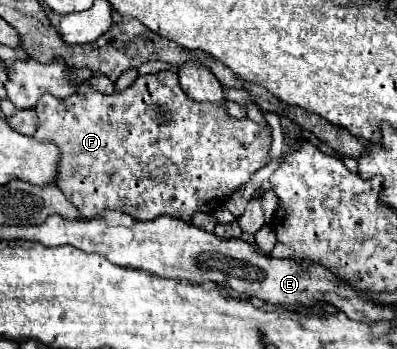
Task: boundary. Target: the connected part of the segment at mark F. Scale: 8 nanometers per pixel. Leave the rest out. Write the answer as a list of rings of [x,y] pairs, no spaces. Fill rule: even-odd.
[[[175,71],[141,75],[131,87],[111,95],[91,89],[57,99],[45,93],[39,97],[35,111],[39,125],[33,137],[59,147],[61,159],[55,183],[85,219],[99,217],[103,211],[113,209],[139,221],[169,215],[191,223],[191,217],[199,211],[213,213],[233,191],[243,187],[257,169],[271,161],[273,135],[267,123],[235,119],[215,103],[189,99],[181,91]]]

